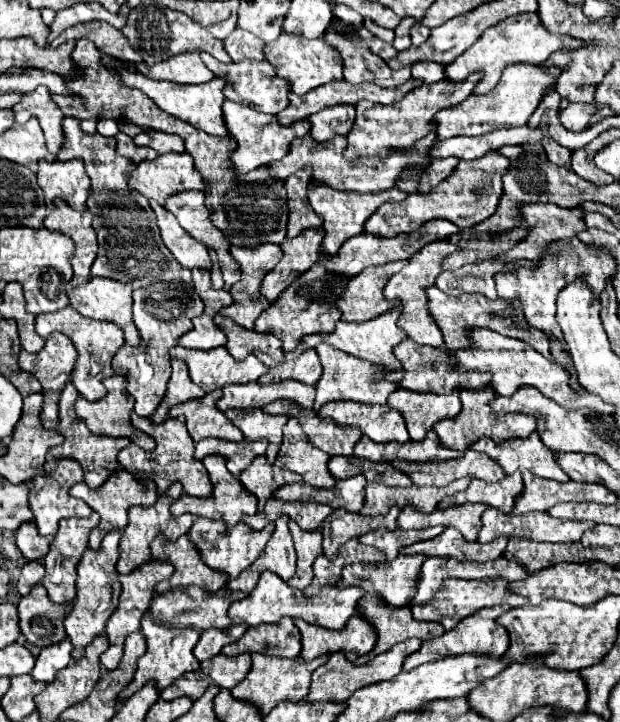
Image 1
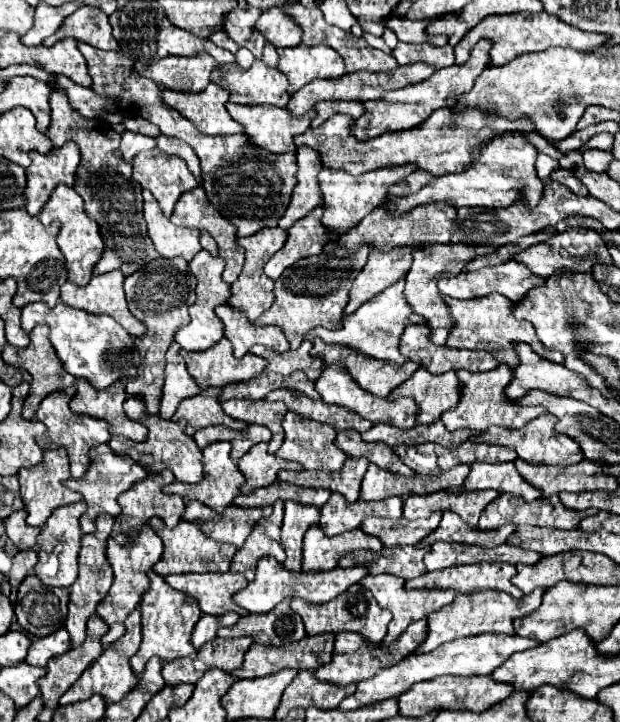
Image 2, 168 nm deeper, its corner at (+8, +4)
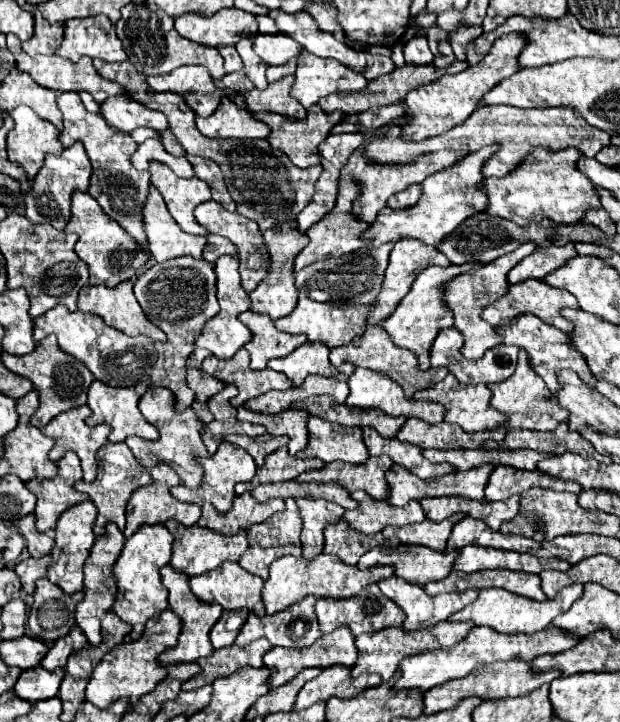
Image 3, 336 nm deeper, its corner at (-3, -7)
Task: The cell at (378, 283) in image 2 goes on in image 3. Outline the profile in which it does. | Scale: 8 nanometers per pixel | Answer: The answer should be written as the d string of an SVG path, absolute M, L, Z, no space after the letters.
M402 239L402 241L398 241L394 245L392 253L390 253L390 263L388 263L388 269L384 273L382 291L378 293L374 305L372 305L370 313L368 313L368 325L378 325L382 319L386 319L396 309L396 305L404 299L404 295L410 291L416 275L420 271L424 271L428 265L442 265L442 267L446 267L446 265L450 265L450 261L440 251L436 251L434 247L428 247L428 245L424 245L424 243L416 241L416 239Z

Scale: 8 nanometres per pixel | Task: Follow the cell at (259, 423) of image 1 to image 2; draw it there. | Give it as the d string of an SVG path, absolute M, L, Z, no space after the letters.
M227 400L221 402L223 410L237 420L247 424L261 424L273 432L269 442L269 452L275 454L283 444L283 426L281 420L287 414L287 406L283 402L267 402L267 400Z

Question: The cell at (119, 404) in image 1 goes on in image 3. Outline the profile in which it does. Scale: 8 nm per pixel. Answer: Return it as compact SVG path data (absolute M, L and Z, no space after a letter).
M94 381L88 389L88 407L92 409L92 415L86 419L86 423L90 427L94 425L100 425L100 423L106 423L112 427L112 433L110 433L110 441L112 443L120 443L124 441L126 437L140 437L140 439L148 439L148 441L156 441L158 439L158 431L142 417L142 413L138 408L138 402L140 397L146 393L149 384L147 382L138 383L132 387L124 387L124 389L118 389L118 387L110 387L102 381Z

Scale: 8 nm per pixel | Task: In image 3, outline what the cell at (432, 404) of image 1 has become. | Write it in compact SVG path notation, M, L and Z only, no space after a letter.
M448 373L440 383L428 387L428 389L422 389L422 391L416 391L412 395L412 399L416 401L432 401L432 403L440 403L444 405L446 409L446 415L444 415L444 421L446 423L458 423L464 431L488 431L488 429L496 429L498 425L504 423L504 417L498 415L496 409L490 407L490 389L486 385L464 385L464 383L458 383L456 379L452 379L452 375Z

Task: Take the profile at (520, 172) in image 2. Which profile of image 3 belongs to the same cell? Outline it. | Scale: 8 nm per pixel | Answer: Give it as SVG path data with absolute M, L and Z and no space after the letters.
M532 149L526 159L522 159L506 177L484 179L478 185L480 191L484 191L488 197L484 213L510 219L522 227L528 223L542 223L542 219L546 218L556 223L582 221L584 213L592 207L600 207L600 203L592 181L576 169L576 159L580 159L580 153L576 149Z

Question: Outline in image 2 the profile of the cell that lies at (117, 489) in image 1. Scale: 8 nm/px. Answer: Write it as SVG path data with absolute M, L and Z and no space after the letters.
M97 444L91 448L89 452L89 468L87 472L75 480L75 478L69 478L65 480L65 486L71 488L71 490L77 490L83 494L83 500L87 502L87 510L85 514L81 516L81 530L87 534L87 532L93 532L95 530L95 520L99 514L107 512L111 516L119 516L121 508L117 504L117 496L121 492L125 492L127 488L131 488L135 482L147 478L147 472L129 456L121 456L121 454L113 454L113 450L109 448L109 444Z

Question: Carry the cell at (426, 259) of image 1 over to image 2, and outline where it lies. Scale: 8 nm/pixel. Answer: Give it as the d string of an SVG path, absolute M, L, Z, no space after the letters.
M435 244L429 248L421 248L413 252L413 264L411 270L407 272L405 280L405 296L409 306L421 314L423 318L427 318L427 326L431 328L431 342L437 346L443 346L447 340L447 334L453 330L453 316L449 316L449 306L445 304L439 288L437 288L437 280L447 274L447 276L457 276L457 272L465 272L465 264L471 262L475 256L483 256L483 254L491 254L495 252L495 246L465 246L465 244Z

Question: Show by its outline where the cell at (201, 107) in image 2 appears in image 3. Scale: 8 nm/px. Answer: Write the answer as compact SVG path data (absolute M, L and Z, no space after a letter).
M222 97L218 109L210 117L196 117L196 125L202 135L210 139L256 139L268 137L268 127L252 119L252 115L240 109L230 97Z

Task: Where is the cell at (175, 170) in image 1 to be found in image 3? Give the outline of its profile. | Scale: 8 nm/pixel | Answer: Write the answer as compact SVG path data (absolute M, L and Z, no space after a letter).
M152 161L150 181L162 193L170 215L190 235L206 235L206 231L196 223L194 209L210 199L210 187L198 177L178 177L170 167Z

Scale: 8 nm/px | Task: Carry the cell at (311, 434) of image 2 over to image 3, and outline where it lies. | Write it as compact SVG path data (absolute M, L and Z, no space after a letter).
M318 417L308 419L308 445L300 457L318 457L324 463L366 463L368 451L360 427L340 427Z

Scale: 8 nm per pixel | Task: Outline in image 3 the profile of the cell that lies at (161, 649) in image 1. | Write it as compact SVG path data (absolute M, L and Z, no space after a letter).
M168 565L162 567L162 569L160 569L160 575L162 575L164 587L168 587L168 591L170 591L170 597L168 597L170 611L172 611L174 615L178 615L180 621L182 621L182 631L180 631L180 635L178 635L178 645L176 645L176 647L170 647L170 649L166 649L162 655L158 655L160 665L162 665L162 667L170 667L170 665L174 665L174 663L194 663L194 661L198 661L198 659L202 659L202 657L212 655L214 647L212 647L208 635L210 635L212 625L220 619L222 607L208 605L208 603L200 603L200 601L192 595L192 591L190 591L190 587L188 587L188 577L186 577L186 575L178 575L176 571L172 571L172 567L168 567Z

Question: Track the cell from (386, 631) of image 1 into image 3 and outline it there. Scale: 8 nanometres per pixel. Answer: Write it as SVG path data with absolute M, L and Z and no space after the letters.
M396 575L380 581L378 587L390 601L394 601L406 613L406 621L402 625L404 631L416 631L446 621L452 613L470 605L478 595L478 591L472 589L430 597L424 593L422 587L416 587Z

